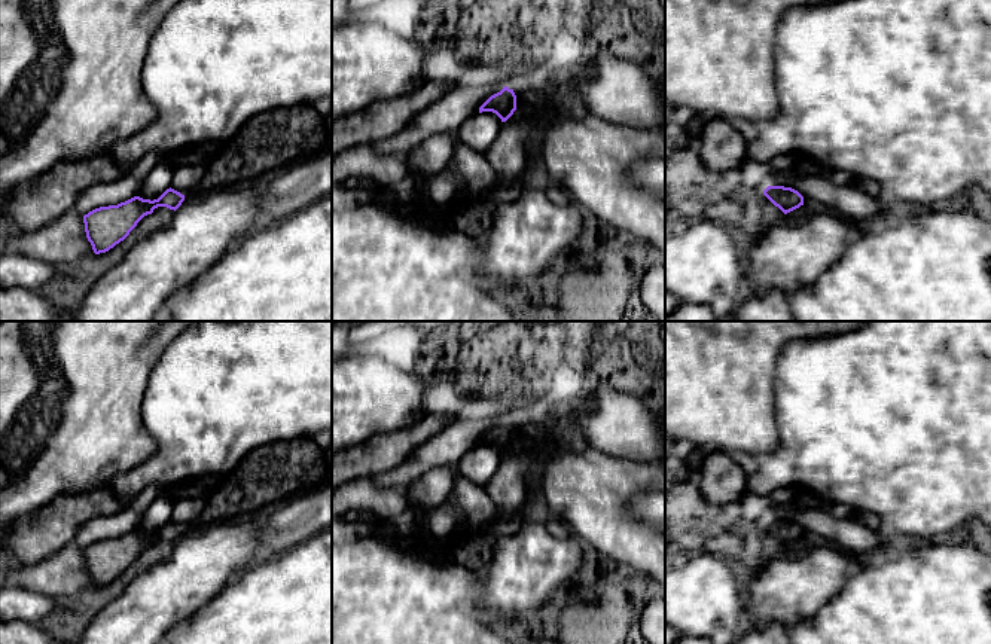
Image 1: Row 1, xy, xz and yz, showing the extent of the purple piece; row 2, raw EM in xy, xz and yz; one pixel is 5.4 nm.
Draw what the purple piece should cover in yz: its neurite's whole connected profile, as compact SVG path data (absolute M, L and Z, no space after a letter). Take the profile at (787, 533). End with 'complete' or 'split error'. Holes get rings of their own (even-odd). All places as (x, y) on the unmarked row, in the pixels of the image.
M768 519L763 528L784 547L804 538L804 529L792 521Z; complete

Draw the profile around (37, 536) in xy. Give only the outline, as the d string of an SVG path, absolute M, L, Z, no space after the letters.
M109 485L58 495L39 510L9 524L3 544L22 565L34 565L73 541L79 528L91 519L116 515L129 503Z

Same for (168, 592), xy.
M332 479L254 516L250 528L237 521L219 522L201 532L185 531L173 556L137 574L101 611L77 644L167 644L165 634L192 617L243 570L277 556L301 541L332 528Z

